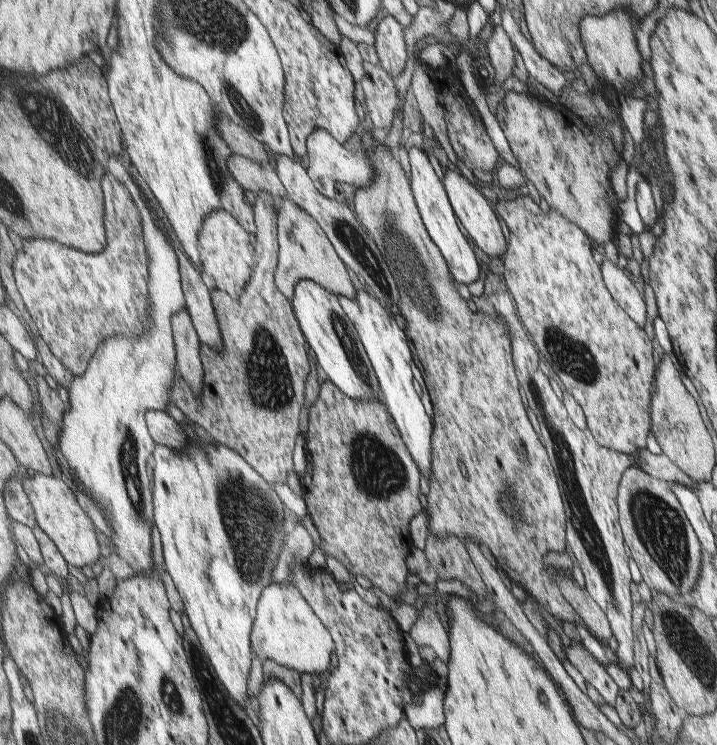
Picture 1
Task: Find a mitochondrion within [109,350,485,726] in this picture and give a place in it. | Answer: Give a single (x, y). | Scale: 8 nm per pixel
(244, 514)

